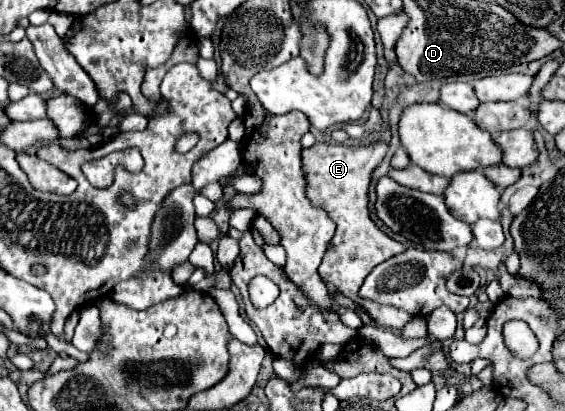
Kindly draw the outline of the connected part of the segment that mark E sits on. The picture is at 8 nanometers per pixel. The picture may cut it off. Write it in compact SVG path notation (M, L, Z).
M315 143L309 149L305 149L301 155L303 155L303 167L307 171L307 181L311 183L311 199L315 199L315 203L319 203L321 207L327 207L331 219L337 225L333 235L335 247L325 253L323 263L319 265L321 279L325 283L333 283L339 289L339 293L347 295L357 305L362 305L361 307L379 325L399 331L405 327L405 323L413 315L409 315L403 309L397 309L391 305L380 305L375 301L359 297L359 287L363 285L363 279L371 273L371 269L405 249L403 243L385 235L369 215L371 175L381 165L385 153L387 153L387 145L383 143L361 145L361 147L347 147L337 143L331 143L331 145Z

